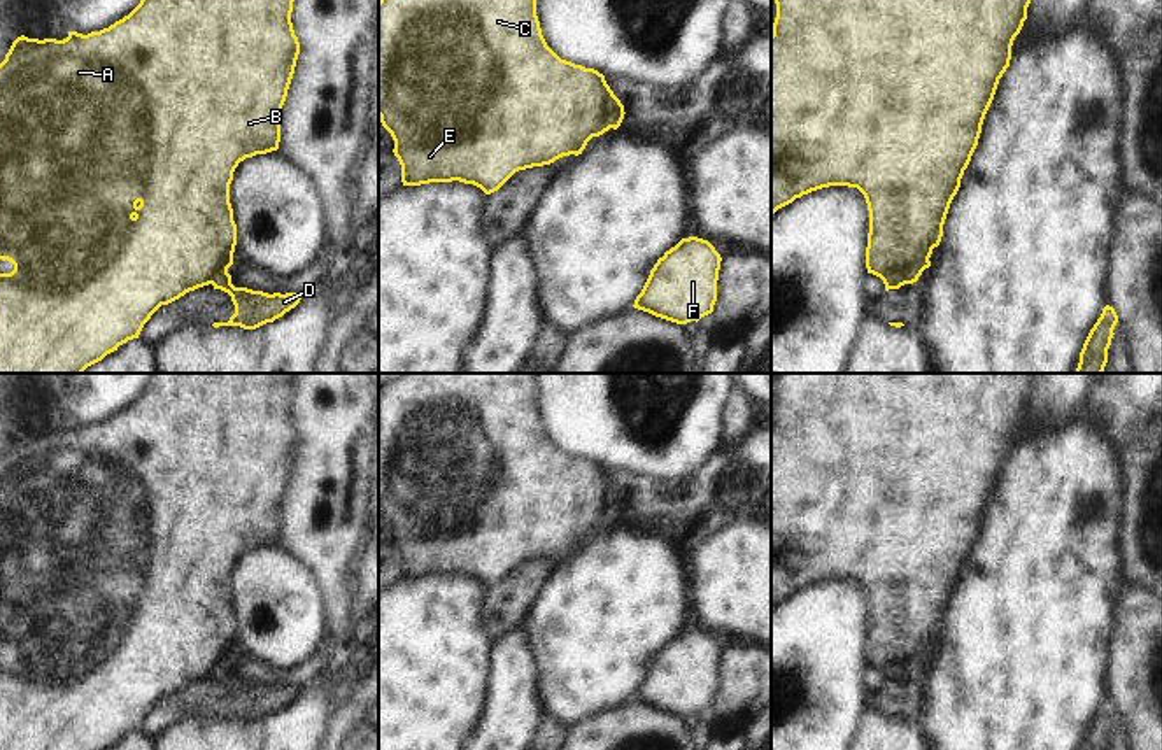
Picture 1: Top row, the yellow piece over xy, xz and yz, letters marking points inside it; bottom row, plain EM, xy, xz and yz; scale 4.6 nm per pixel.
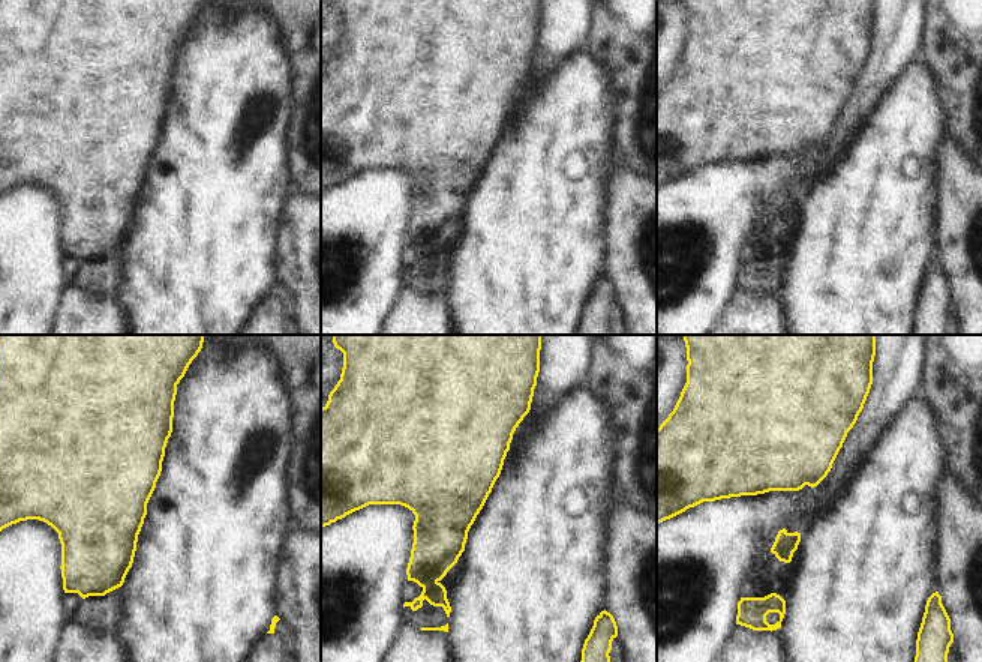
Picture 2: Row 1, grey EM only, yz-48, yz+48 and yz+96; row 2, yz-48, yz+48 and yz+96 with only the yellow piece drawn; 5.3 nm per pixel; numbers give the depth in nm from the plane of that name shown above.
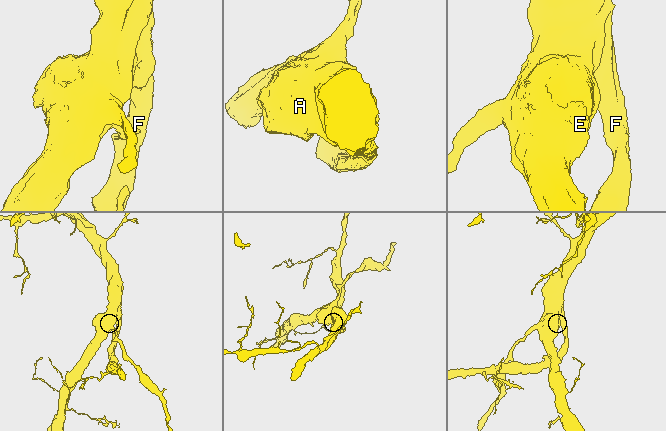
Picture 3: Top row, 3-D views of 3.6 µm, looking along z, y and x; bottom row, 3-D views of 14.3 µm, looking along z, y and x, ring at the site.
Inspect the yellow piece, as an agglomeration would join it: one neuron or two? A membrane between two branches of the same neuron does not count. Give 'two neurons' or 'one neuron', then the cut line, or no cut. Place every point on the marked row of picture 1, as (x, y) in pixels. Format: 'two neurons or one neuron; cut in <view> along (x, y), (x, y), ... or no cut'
two neurons; cut in xz along (617, 100), (610, 106), (609, 127)

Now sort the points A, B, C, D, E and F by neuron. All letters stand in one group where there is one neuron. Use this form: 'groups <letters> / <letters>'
groups A B C E F / D

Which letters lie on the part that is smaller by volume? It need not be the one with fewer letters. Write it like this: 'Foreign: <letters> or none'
Foreign: D

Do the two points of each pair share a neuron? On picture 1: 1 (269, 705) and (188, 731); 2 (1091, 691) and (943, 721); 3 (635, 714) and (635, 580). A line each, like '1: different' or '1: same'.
1: different
2: same
3: different

